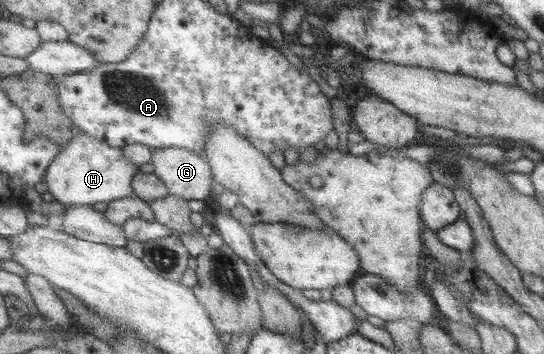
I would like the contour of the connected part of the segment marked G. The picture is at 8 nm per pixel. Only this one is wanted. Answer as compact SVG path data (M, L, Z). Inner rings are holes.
M179 147L156 148L153 163L171 194L203 201L215 195L215 172L206 155Z

